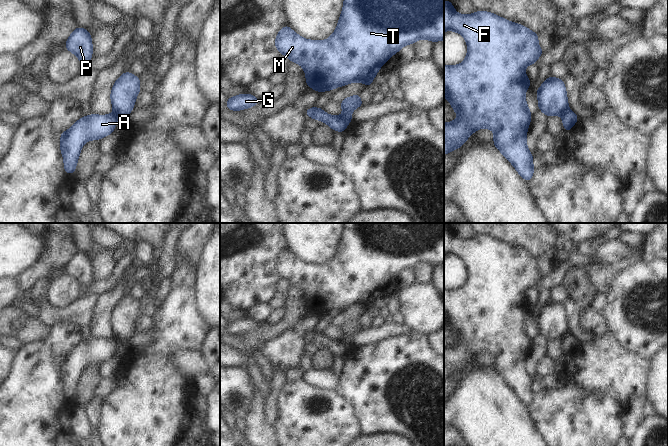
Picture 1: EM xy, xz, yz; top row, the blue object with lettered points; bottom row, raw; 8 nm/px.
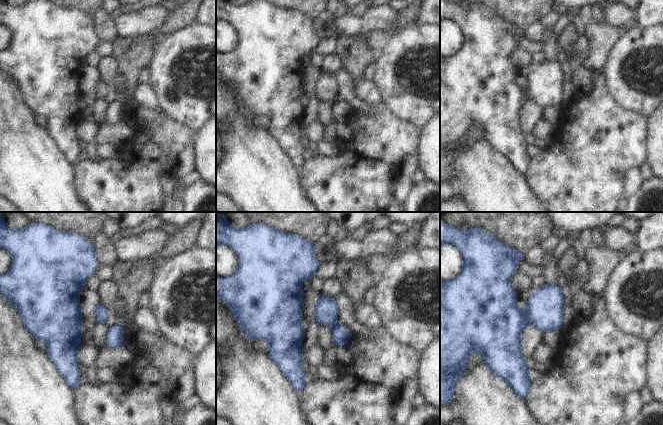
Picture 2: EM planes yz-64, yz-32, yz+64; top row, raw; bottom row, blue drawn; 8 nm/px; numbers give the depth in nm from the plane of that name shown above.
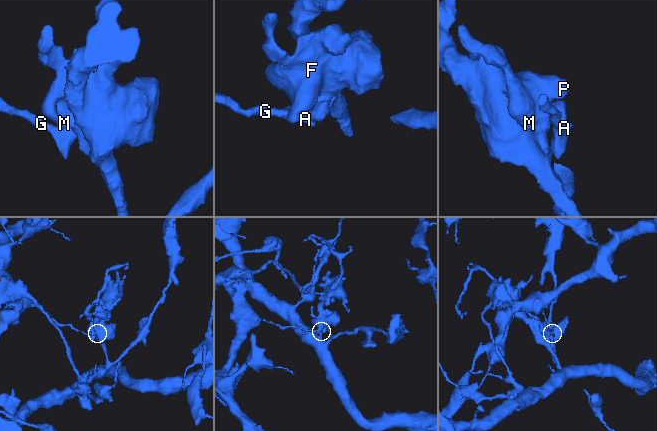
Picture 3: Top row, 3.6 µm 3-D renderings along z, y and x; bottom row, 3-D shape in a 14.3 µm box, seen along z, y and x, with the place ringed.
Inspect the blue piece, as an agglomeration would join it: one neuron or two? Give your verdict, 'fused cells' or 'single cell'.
fused cells

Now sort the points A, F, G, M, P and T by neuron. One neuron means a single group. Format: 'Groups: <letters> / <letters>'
Groups: A G / F M P T.

